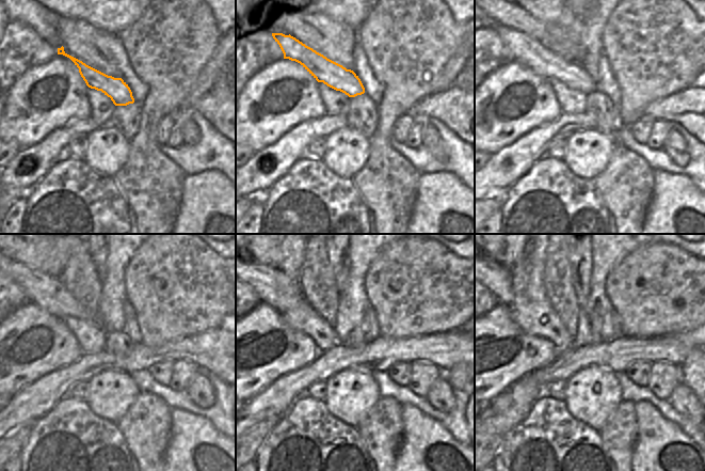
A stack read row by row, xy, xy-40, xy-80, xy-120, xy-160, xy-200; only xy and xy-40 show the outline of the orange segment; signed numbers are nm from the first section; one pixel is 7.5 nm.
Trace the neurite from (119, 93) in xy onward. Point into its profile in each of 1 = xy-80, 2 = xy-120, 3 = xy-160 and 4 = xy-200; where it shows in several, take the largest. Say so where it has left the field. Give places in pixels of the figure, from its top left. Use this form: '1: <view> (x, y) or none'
1: xy-80 (527, 50)
2: xy-120 (47, 292)
3: xy-160 (273, 287)
4: xy-200 (497, 278)

